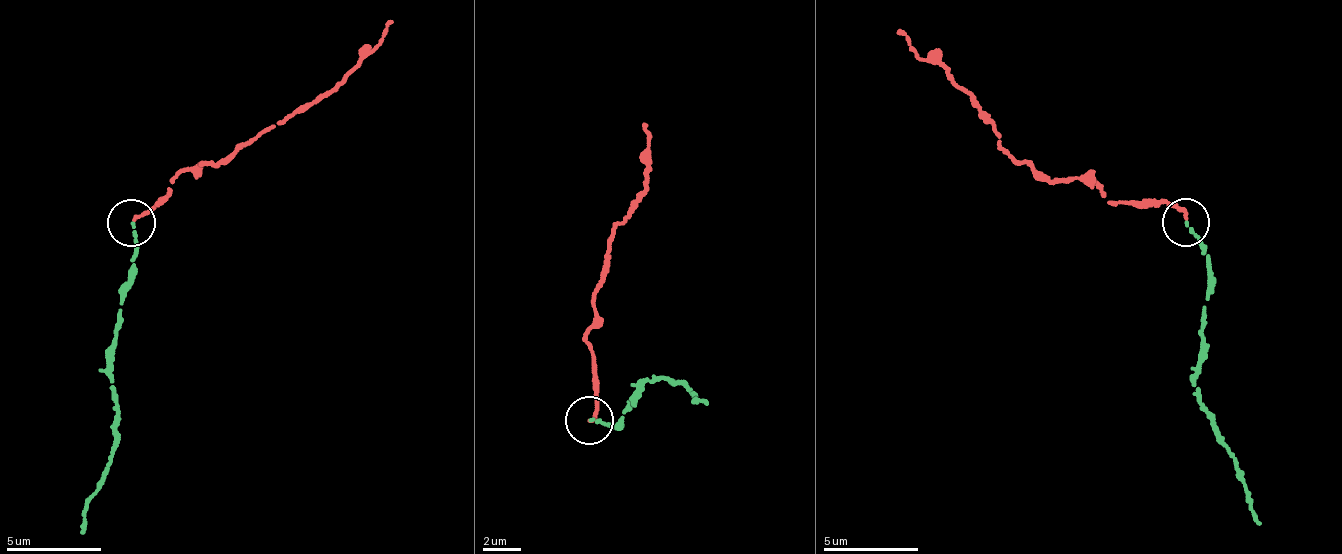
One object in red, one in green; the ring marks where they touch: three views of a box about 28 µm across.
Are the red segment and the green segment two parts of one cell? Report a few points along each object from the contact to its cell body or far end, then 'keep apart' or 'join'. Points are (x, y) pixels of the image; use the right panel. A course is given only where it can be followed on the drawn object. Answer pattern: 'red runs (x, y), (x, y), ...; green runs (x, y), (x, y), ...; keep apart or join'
red runs (1187, 221), (1183, 207), (1111, 202), (1090, 181), (1040, 180), (1014, 163), (967, 91), (899, 30); green runs (1187, 221), (1200, 241), (1211, 281), (1194, 379), (1200, 410), (1241, 477), (1259, 524); keep apart

